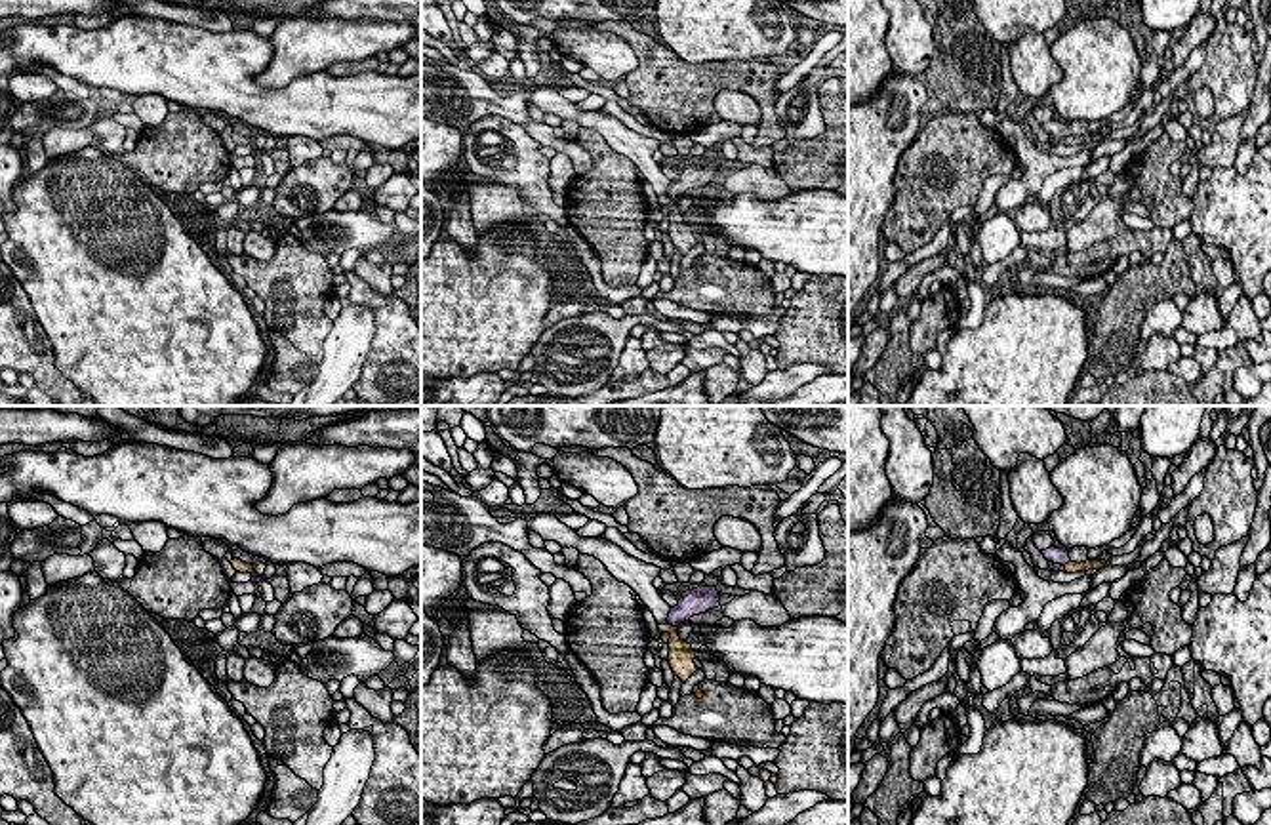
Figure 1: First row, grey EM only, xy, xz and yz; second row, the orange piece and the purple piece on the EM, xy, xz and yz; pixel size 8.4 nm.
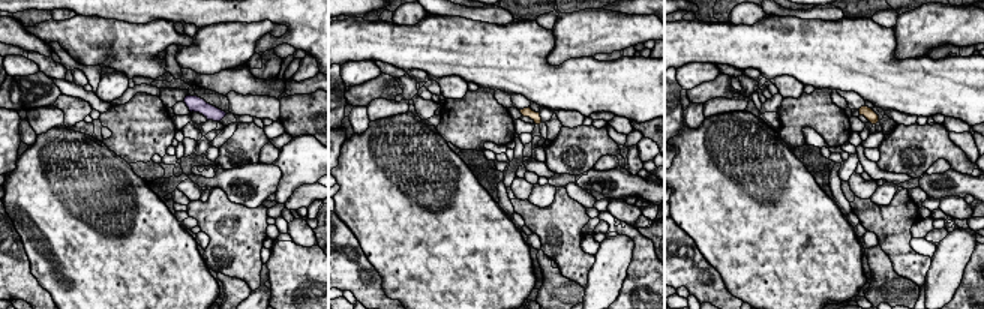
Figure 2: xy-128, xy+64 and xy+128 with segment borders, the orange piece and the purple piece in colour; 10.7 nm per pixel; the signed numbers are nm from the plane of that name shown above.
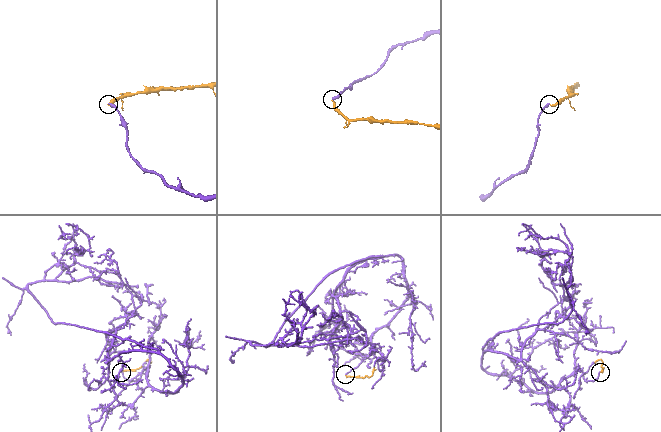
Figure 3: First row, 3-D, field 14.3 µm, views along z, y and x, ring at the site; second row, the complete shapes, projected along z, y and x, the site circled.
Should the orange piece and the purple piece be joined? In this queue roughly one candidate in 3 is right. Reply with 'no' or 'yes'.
no

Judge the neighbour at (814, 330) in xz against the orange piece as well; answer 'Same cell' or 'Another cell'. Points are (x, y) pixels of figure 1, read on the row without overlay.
Another cell

